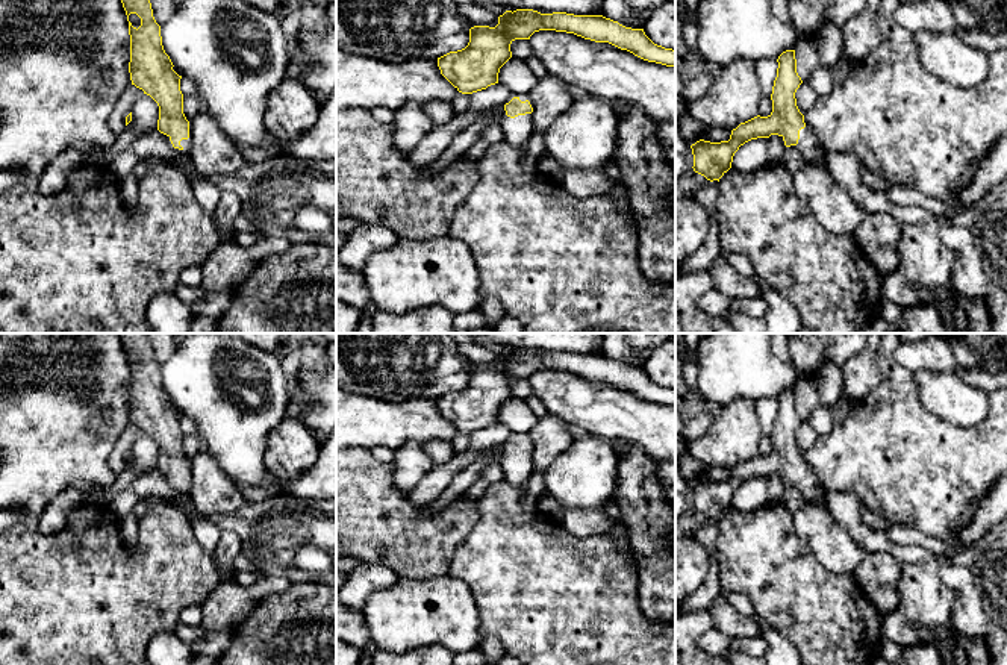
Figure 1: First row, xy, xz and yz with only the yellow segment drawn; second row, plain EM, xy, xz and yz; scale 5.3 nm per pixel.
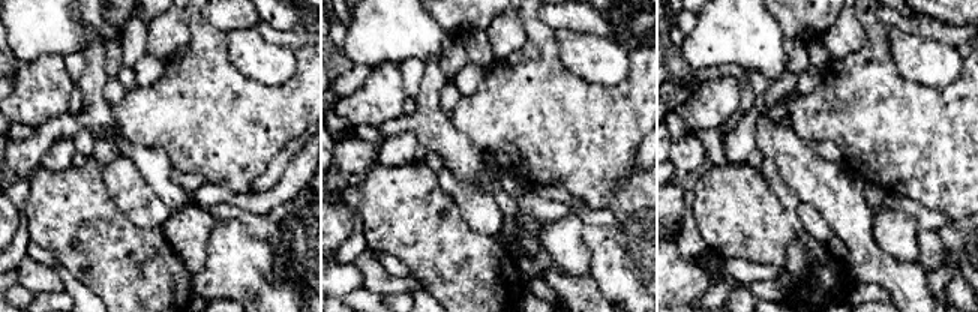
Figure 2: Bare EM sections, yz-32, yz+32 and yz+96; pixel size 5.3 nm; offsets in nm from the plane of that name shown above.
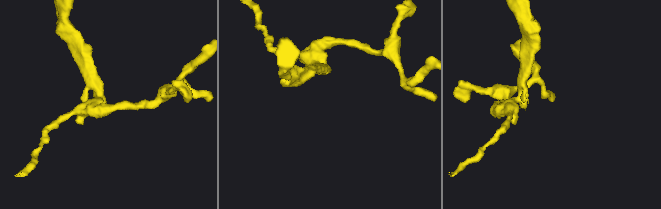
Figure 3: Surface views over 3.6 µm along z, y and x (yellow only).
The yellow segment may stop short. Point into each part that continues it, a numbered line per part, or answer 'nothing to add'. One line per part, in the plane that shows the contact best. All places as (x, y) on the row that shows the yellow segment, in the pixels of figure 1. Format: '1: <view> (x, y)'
1: yz (813, 153)

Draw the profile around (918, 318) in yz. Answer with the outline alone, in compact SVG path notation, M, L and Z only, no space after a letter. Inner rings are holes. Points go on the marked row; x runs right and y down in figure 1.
M924 304L906 308L896 327L904 333L949 333L940 315Z

